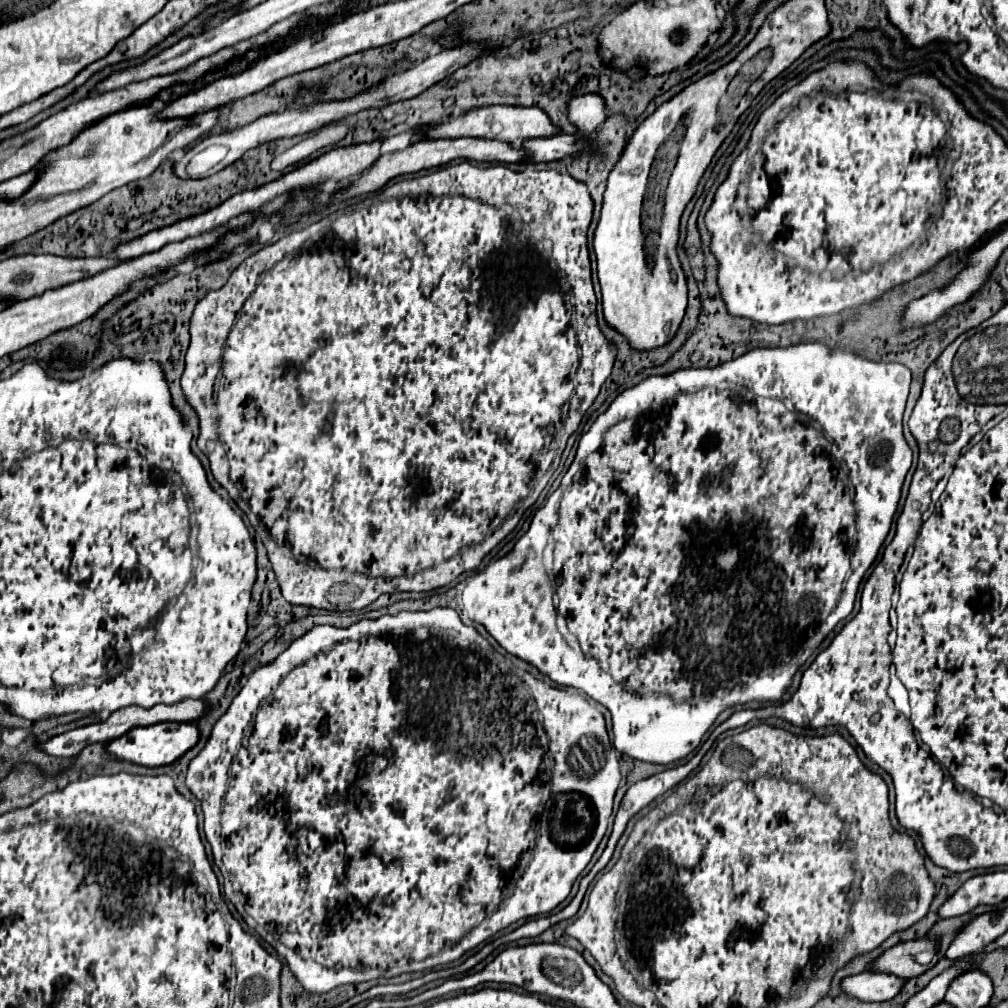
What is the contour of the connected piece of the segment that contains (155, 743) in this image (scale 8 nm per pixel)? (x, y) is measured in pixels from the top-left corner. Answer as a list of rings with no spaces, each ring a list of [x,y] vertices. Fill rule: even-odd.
[[[160,722],[154,726],[146,726],[146,728],[132,728],[130,732],[126,732],[122,738],[116,738],[112,742],[108,742],[108,754],[112,754],[114,758],[120,760],[128,760],[134,764],[142,764],[142,766],[166,766],[172,764],[174,760],[178,760],[180,756],[184,756],[190,748],[194,748],[200,740],[200,732],[196,724],[188,724],[188,722]]]

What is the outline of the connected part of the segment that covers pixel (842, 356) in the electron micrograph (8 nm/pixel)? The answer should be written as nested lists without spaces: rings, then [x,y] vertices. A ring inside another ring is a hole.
[[[810,342],[810,344],[798,344],[798,346],[790,346],[790,348],[754,348],[754,350],[750,350],[750,352],[746,352],[746,354],[744,354],[744,356],[740,356],[740,358],[736,358],[736,360],[730,360],[730,362],[726,362],[726,364],[720,364],[720,366],[716,366],[716,368],[690,368],[690,370],[678,370],[678,372],[674,372],[674,374],[670,374],[670,376],[652,376],[652,378],[648,378],[648,380],[644,380],[644,382],[640,382],[640,384],[638,384],[638,386],[634,386],[634,388],[628,388],[628,390],[624,390],[624,392],[622,392],[622,394],[620,394],[620,396],[618,396],[618,398],[616,398],[616,400],[614,400],[614,402],[612,402],[612,406],[610,406],[610,408],[608,408],[608,410],[606,410],[606,412],[604,412],[604,414],[600,414],[600,416],[598,416],[598,420],[596,420],[596,422],[594,422],[594,424],[592,424],[592,426],[591,426],[591,427],[590,427],[590,429],[589,429],[589,430],[588,430],[588,432],[586,432],[586,433],[585,433],[585,434],[583,434],[583,435],[582,435],[582,436],[581,436],[581,438],[580,438],[580,440],[579,440],[579,442],[578,442],[578,448],[577,448],[577,451],[576,451],[576,455],[575,455],[575,458],[574,458],[574,462],[572,462],[572,464],[571,464],[571,465],[570,465],[570,467],[569,467],[569,469],[568,469],[568,471],[567,471],[567,472],[566,472],[566,474],[565,474],[565,475],[564,475],[564,476],[563,476],[563,478],[562,478],[562,481],[561,481],[561,485],[560,485],[560,486],[559,486],[559,488],[558,488],[558,489],[557,489],[557,490],[555,490],[555,491],[554,491],[554,492],[553,492],[553,493],[552,493],[552,494],[551,494],[551,495],[550,495],[550,496],[549,496],[549,497],[548,497],[548,498],[547,498],[547,501],[545,501],[545,503],[544,503],[544,504],[545,504],[545,505],[544,505],[544,506],[542,506],[542,507],[541,507],[541,508],[540,508],[540,509],[538,509],[538,510],[537,510],[537,511],[536,511],[536,512],[535,512],[535,514],[534,514],[534,516],[533,516],[533,518],[532,518],[532,524],[530,524],[530,530],[528,530],[528,532],[526,532],[526,534],[524,534],[524,538],[522,538],[522,540],[520,540],[520,542],[516,542],[516,546],[514,546],[514,550],[512,550],[512,552],[510,552],[510,554],[506,554],[506,556],[504,556],[504,558],[500,558],[500,560],[494,560],[494,562],[490,562],[490,564],[488,564],[488,566],[486,566],[486,568],[484,568],[484,570],[480,570],[480,572],[476,572],[476,574],[472,574],[472,576],[468,576],[468,578],[466,578],[466,588],[464,588],[464,592],[462,592],[462,608],[464,608],[464,610],[466,610],[466,614],[468,614],[468,618],[470,618],[470,620],[472,620],[472,622],[476,622],[476,624],[482,624],[482,626],[484,626],[484,628],[486,628],[486,630],[488,630],[488,634],[490,634],[490,636],[492,636],[492,638],[494,638],[494,640],[496,640],[496,642],[498,642],[498,644],[500,644],[500,646],[502,646],[502,648],[504,648],[504,650],[506,650],[506,652],[508,652],[508,654],[514,654],[514,656],[518,656],[518,658],[520,658],[520,660],[524,660],[524,662],[528,662],[528,664],[532,664],[532,666],[534,666],[534,668],[538,668],[538,670],[540,670],[540,672],[542,672],[542,674],[546,674],[546,676],[548,676],[548,678],[550,678],[550,680],[552,680],[552,682],[556,682],[556,684],[560,684],[560,686],[572,686],[572,688],[578,688],[578,690],[582,690],[582,692],[586,692],[586,694],[588,694],[588,696],[590,696],[590,698],[594,698],[594,700],[596,700],[596,702],[600,702],[600,704],[602,704],[602,706],[606,706],[606,708],[608,708],[608,710],[610,710],[610,714],[612,714],[612,722],[614,722],[614,746],[616,746],[616,750],[618,750],[618,752],[622,752],[622,754],[628,754],[628,756],[632,756],[632,758],[636,758],[636,760],[642,760],[642,762],[654,762],[654,764],[670,764],[670,762],[676,762],[676,760],[680,760],[680,758],[686,758],[686,756],[688,756],[688,754],[690,754],[690,752],[692,752],[692,750],[694,750],[694,748],[696,748],[696,746],[698,746],[698,744],[700,744],[700,740],[702,740],[702,736],[704,736],[704,732],[706,732],[706,730],[708,730],[708,728],[710,728],[710,726],[712,726],[712,722],[714,722],[714,720],[716,720],[716,716],[718,716],[718,714],[720,714],[720,712],[722,712],[722,710],[726,710],[726,708],[732,708],[732,706],[738,706],[738,704],[746,704],[746,702],[750,702],[750,700],[780,700],[780,698],[782,698],[782,694],[784,694],[784,692],[786,692],[786,688],[788,688],[788,686],[790,686],[790,680],[792,680],[792,676],[794,676],[794,672],[796,672],[796,670],[798,670],[798,668],[800,668],[800,667],[801,667],[801,666],[802,666],[802,665],[803,665],[803,664],[804,664],[804,662],[805,662],[805,661],[806,661],[806,658],[808,658],[808,656],[810,656],[810,654],[812,654],[812,652],[814,652],[814,650],[816,650],[816,648],[818,648],[818,646],[820,646],[820,642],[822,642],[822,640],[824,640],[824,638],[826,638],[826,636],[828,636],[828,632],[832,632],[832,630],[834,630],[834,626],[836,626],[836,624],[838,624],[838,622],[840,622],[840,620],[842,620],[842,618],[846,618],[846,616],[848,616],[848,614],[850,614],[850,612],[852,612],[852,608],[854,608],[854,598],[856,598],[856,592],[858,592],[858,586],[860,586],[860,582],[862,582],[862,576],[864,576],[864,574],[866,574],[866,570],[868,570],[868,568],[870,568],[870,566],[872,566],[872,562],[874,562],[874,560],[876,560],[876,556],[878,556],[878,550],[880,550],[880,546],[882,546],[882,544],[884,544],[884,540],[886,540],[886,536],[888,536],[888,532],[890,532],[890,526],[892,526],[892,518],[894,518],[894,514],[896,514],[896,508],[898,508],[898,500],[900,500],[900,492],[902,492],[902,484],[904,484],[904,478],[906,478],[906,474],[908,474],[908,470],[910,470],[910,464],[912,464],[912,450],[910,450],[910,448],[908,448],[908,444],[906,444],[906,440],[904,440],[904,434],[902,434],[902,414],[904,414],[904,406],[906,406],[906,398],[908,398],[908,388],[910,388],[910,370],[908,370],[908,368],[906,368],[906,366],[902,366],[902,364],[884,364],[884,362],[872,362],[872,360],[868,360],[868,358],[862,358],[862,356],[858,356],[858,354],[854,354],[854,352],[848,352],[848,350],[840,350],[840,348],[834,348],[834,350],[832,350],[832,348],[828,348],[828,346],[826,346],[826,344],[820,344],[820,342]],[[784,402],[790,402],[790,404],[792,404],[792,406],[794,406],[794,410],[790,410],[790,408],[788,408],[788,406],[786,406],[786,404],[784,404]],[[850,480],[852,480],[852,486],[854,486],[854,488],[856,488],[856,496],[854,496],[854,498],[850,498],[850,494],[848,494],[848,484],[850,484]],[[728,548],[734,548],[734,550],[738,550],[738,560],[736,560],[736,564],[734,564],[734,566],[732,566],[732,568],[730,568],[730,570],[724,570],[724,568],[722,568],[722,566],[720,566],[720,564],[718,564],[718,556],[720,556],[720,554],[724,554],[724,552],[726,552],[726,550],[728,550]],[[694,570],[698,570],[698,580],[692,580],[692,578],[690,578],[690,576],[692,576],[692,572],[694,572]],[[680,592],[682,592],[682,594],[686,594],[686,592],[688,592],[688,596],[686,596],[686,598],[688,598],[688,600],[678,600],[678,594],[680,594]],[[556,594],[558,594],[558,598],[560,598],[560,604],[558,604],[558,608],[560,608],[560,610],[558,610],[558,612],[560,612],[560,614],[564,614],[564,618],[566,618],[566,620],[568,620],[568,628],[570,628],[570,632],[572,632],[572,634],[574,634],[574,636],[578,636],[578,640],[577,640],[577,638],[576,638],[576,641],[577,641],[577,642],[574,642],[574,645],[570,645],[570,644],[569,644],[569,643],[567,643],[567,641],[566,641],[566,640],[564,640],[564,637],[563,637],[563,636],[562,636],[562,634],[561,634],[561,633],[560,633],[560,632],[558,632],[558,628],[557,628],[557,624],[556,624],[556,616],[557,616],[557,614],[559,614],[559,613],[558,613],[558,612],[557,612],[557,609],[556,609],[556,608],[555,608],[555,604],[554,604],[554,603],[553,603],[553,598],[552,598],[552,597],[553,597],[553,596],[555,596],[555,595],[556,595]]]

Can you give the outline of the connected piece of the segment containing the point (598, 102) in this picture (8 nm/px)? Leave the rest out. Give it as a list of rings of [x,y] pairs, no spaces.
[[[584,94],[584,96],[572,96],[570,100],[570,120],[580,130],[580,136],[592,132],[598,124],[604,122],[606,108],[604,100],[598,94]]]

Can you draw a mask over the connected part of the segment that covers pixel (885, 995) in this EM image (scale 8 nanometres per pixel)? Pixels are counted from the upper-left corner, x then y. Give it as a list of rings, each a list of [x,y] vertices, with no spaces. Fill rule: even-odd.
[[[862,972],[842,980],[842,990],[864,1002],[892,1000],[904,986],[904,980],[886,972]]]

